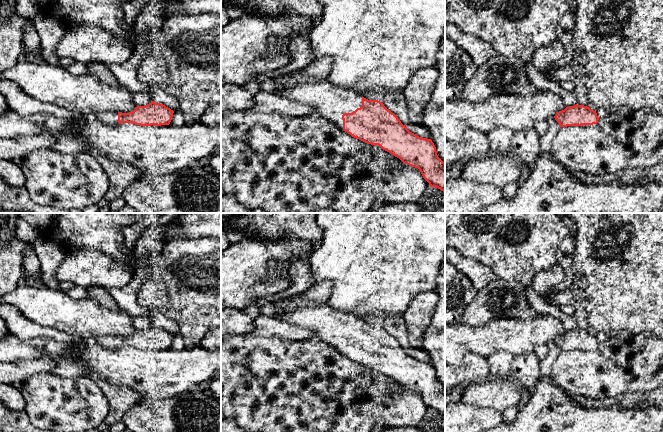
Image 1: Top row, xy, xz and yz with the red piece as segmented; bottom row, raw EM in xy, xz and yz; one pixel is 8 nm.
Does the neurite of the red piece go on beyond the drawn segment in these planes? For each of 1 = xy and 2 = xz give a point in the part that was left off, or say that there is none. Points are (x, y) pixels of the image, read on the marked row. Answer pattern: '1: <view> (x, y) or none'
1: xy (109, 117)
2: xz (331, 102)

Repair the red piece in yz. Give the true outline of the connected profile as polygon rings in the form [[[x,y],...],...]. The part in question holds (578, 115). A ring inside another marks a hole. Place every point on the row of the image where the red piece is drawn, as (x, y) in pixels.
[[[584,105],[566,107],[554,116],[560,127],[597,124],[599,117],[596,111]]]

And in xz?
[[[279,76],[256,77],[260,90],[314,107],[315,113],[352,137],[378,145],[403,163],[418,168],[430,187],[445,192],[445,162],[438,157],[432,140],[410,132],[382,102],[368,100],[328,81],[297,83],[279,89]]]

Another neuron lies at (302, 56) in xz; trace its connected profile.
[[[297,36],[291,41],[290,51],[292,60],[288,65],[284,68],[265,71],[262,75],[265,77],[276,77],[284,73],[302,70],[314,60],[309,41],[302,36]]]

